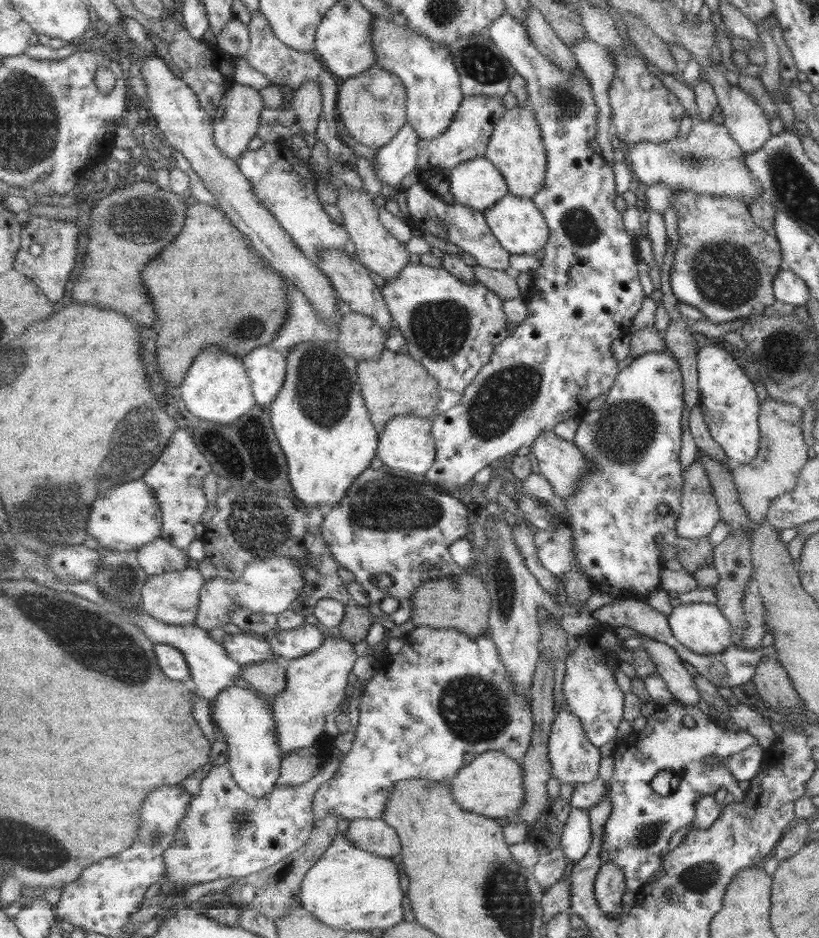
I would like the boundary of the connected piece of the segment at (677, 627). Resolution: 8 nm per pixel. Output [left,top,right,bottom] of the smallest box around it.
[669,604,731,654]

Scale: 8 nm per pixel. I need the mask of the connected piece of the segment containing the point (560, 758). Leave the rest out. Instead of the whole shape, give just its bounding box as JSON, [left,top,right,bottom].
[549,699,601,784]

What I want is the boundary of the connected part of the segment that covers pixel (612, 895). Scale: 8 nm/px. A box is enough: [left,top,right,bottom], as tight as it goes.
[595,863,627,916]

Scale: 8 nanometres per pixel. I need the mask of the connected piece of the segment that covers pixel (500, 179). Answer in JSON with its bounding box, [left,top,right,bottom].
[449,156,509,211]

